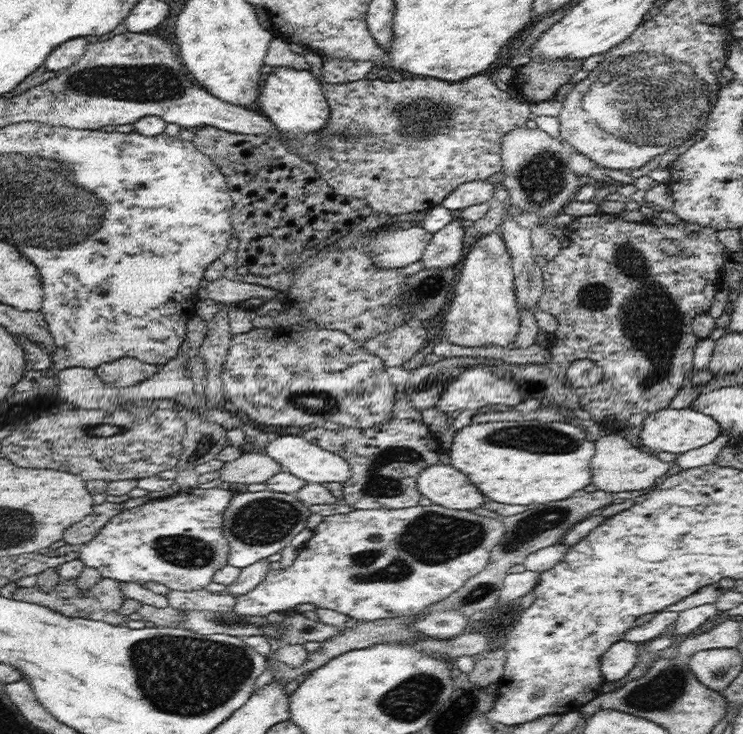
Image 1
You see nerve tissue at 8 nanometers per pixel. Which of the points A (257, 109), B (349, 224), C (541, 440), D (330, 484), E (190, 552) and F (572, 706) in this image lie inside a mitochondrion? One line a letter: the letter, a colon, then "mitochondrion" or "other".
A: other
B: other
C: mitochondrion
D: other
E: mitochondrion
F: other

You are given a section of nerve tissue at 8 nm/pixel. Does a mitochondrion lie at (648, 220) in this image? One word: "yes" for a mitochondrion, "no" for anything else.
no

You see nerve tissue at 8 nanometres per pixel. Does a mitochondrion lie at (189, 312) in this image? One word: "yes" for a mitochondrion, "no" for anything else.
no

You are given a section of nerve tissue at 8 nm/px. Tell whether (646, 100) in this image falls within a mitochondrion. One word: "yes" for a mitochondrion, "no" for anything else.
yes

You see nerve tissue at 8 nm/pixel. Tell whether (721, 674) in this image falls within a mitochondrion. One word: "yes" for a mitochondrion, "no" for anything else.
yes

